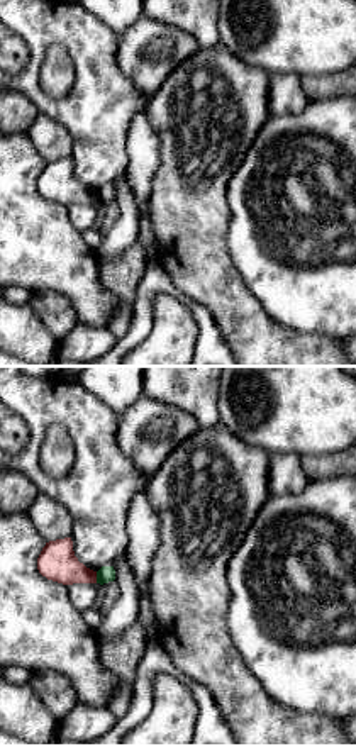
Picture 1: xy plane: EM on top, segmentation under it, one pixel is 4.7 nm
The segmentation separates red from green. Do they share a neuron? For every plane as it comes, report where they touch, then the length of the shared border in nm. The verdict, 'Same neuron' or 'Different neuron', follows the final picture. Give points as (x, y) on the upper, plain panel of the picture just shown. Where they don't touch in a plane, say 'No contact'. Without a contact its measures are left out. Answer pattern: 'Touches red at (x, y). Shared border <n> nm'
Touches red at (95, 197). Shared border 60 nm

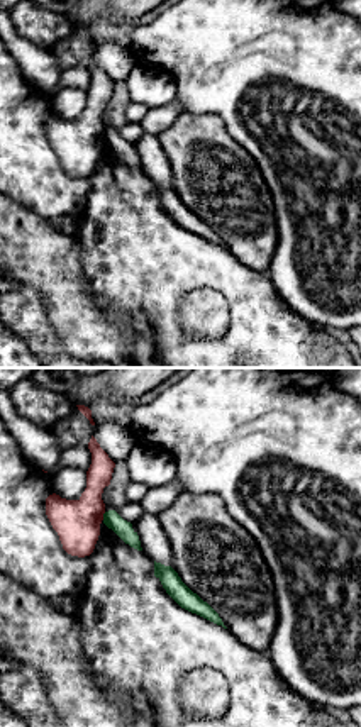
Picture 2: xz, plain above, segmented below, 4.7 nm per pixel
Touches red at (102, 136). Shared border 40 nm

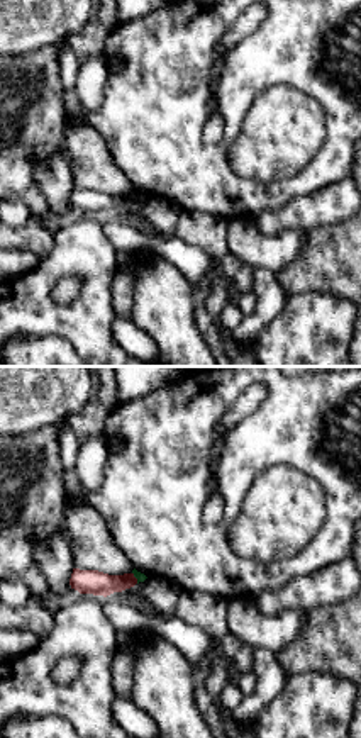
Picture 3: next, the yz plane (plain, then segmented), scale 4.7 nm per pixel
Touches red at (134, 197). Shared border 60 nm

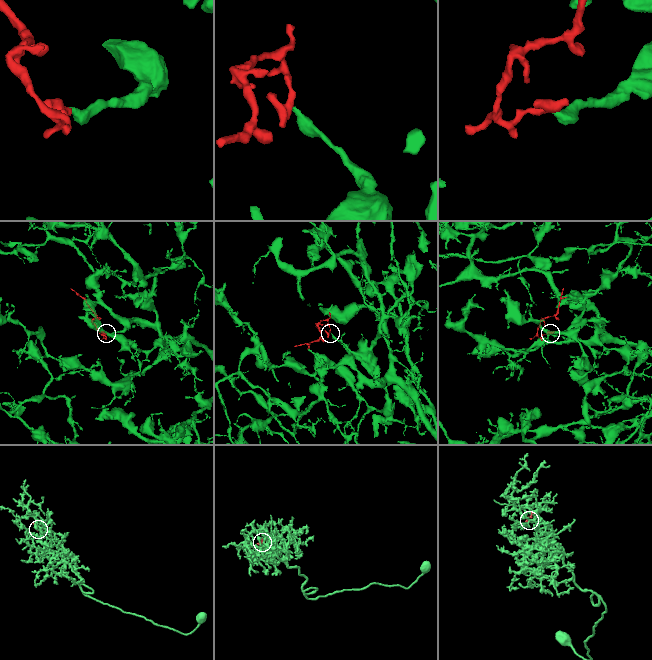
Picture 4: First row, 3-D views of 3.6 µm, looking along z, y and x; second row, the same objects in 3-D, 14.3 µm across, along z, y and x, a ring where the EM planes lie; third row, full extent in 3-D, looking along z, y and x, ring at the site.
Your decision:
Different neuron

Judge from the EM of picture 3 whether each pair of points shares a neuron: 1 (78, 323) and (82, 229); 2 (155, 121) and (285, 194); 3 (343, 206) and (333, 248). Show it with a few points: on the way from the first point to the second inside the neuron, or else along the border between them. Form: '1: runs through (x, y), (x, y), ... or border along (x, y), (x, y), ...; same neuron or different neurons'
1: runs through (92, 299), (92, 258), (87, 253); same neuron
2: runs through (187, 153), (227, 194), (253, 194); same neuron
3: border along (343, 219), (304, 231); different neurons

